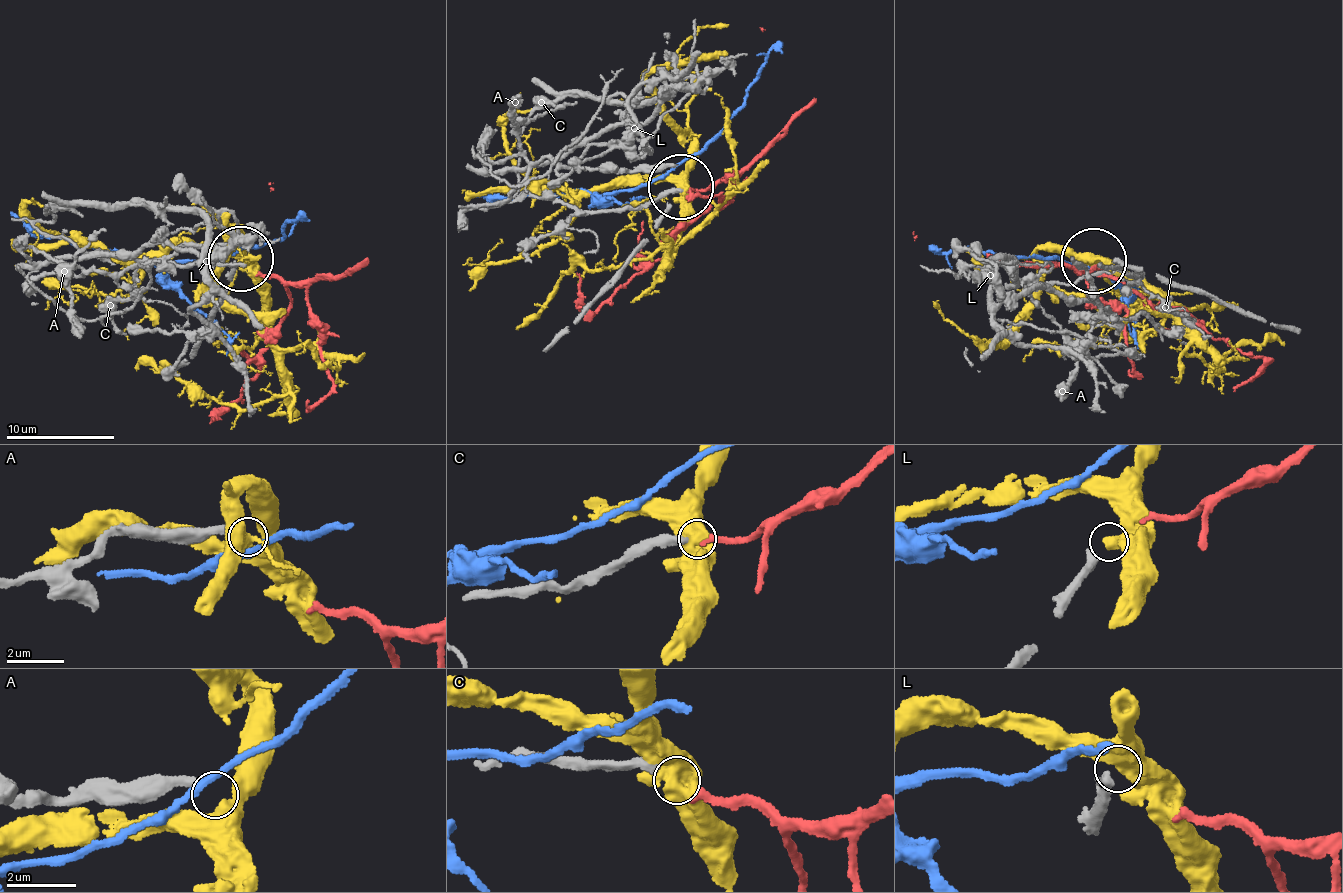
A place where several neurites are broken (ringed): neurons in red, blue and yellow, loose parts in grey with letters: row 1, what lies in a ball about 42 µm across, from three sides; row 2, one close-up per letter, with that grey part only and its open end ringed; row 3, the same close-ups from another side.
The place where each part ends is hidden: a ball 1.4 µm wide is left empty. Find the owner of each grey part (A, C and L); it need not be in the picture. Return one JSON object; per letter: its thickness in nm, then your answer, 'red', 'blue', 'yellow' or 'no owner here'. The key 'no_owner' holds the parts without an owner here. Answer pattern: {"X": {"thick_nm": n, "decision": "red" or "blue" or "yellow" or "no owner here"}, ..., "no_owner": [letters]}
{"A": {"thick_nm": 240, "decision": "no owner here"}, "C": {"thick_nm": 280, "decision": "red"}, "L": {"thick_nm": 300, "decision": "no owner here"}, "no_owner": ["A", "L"]}

